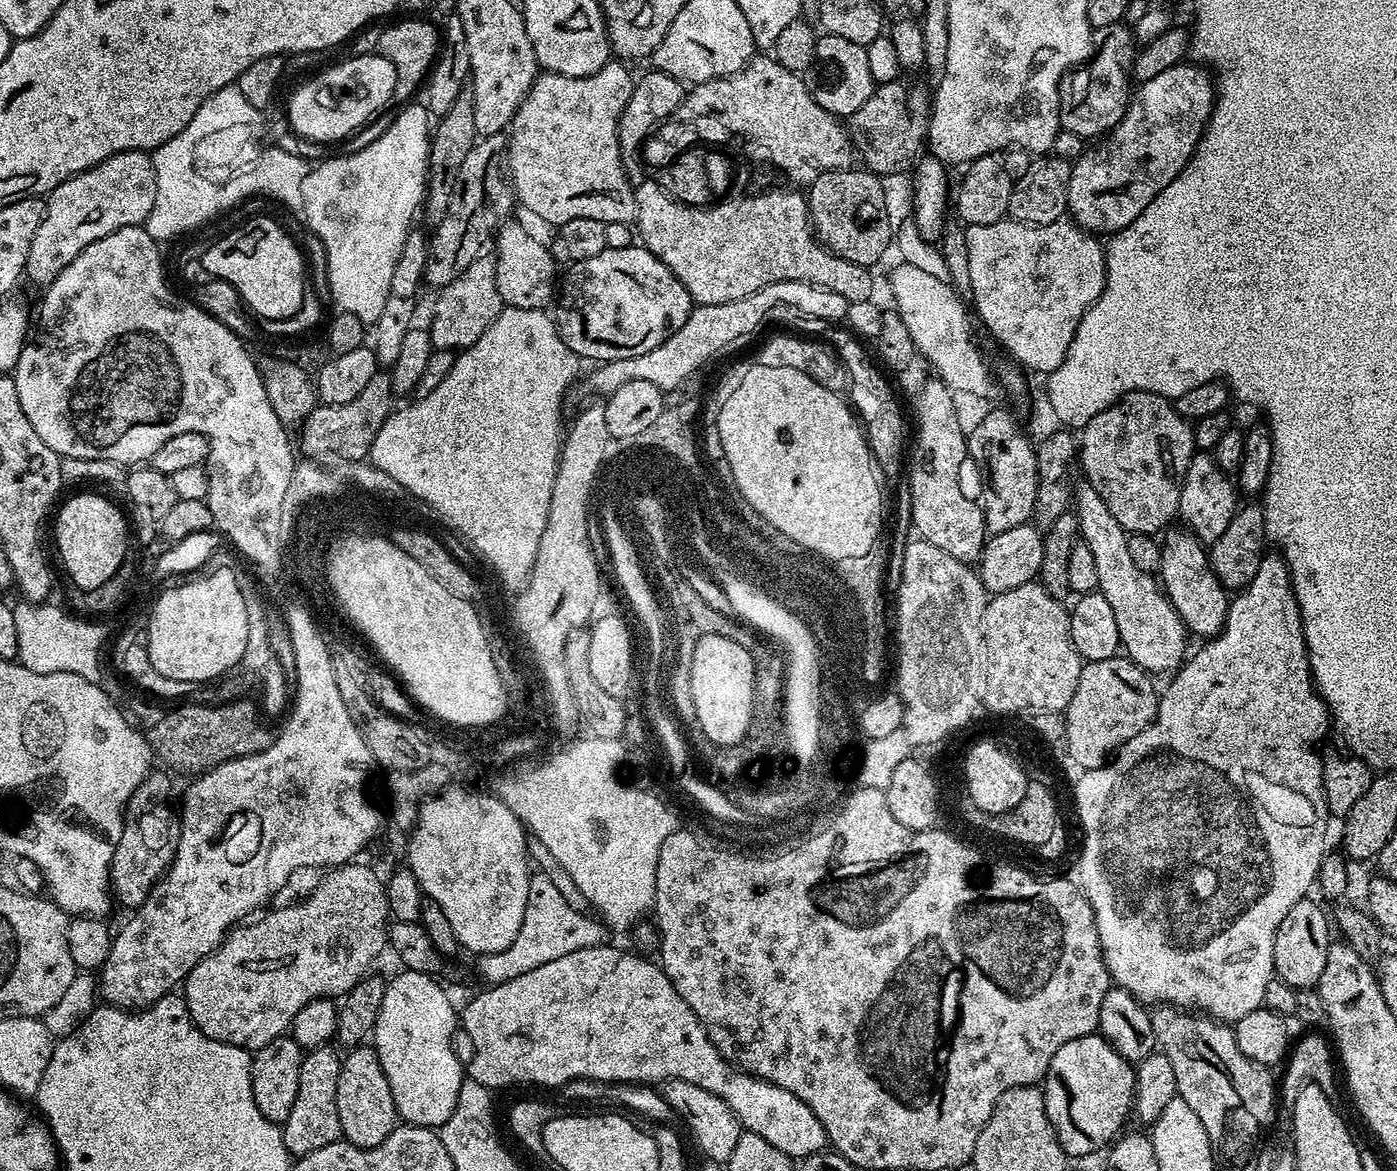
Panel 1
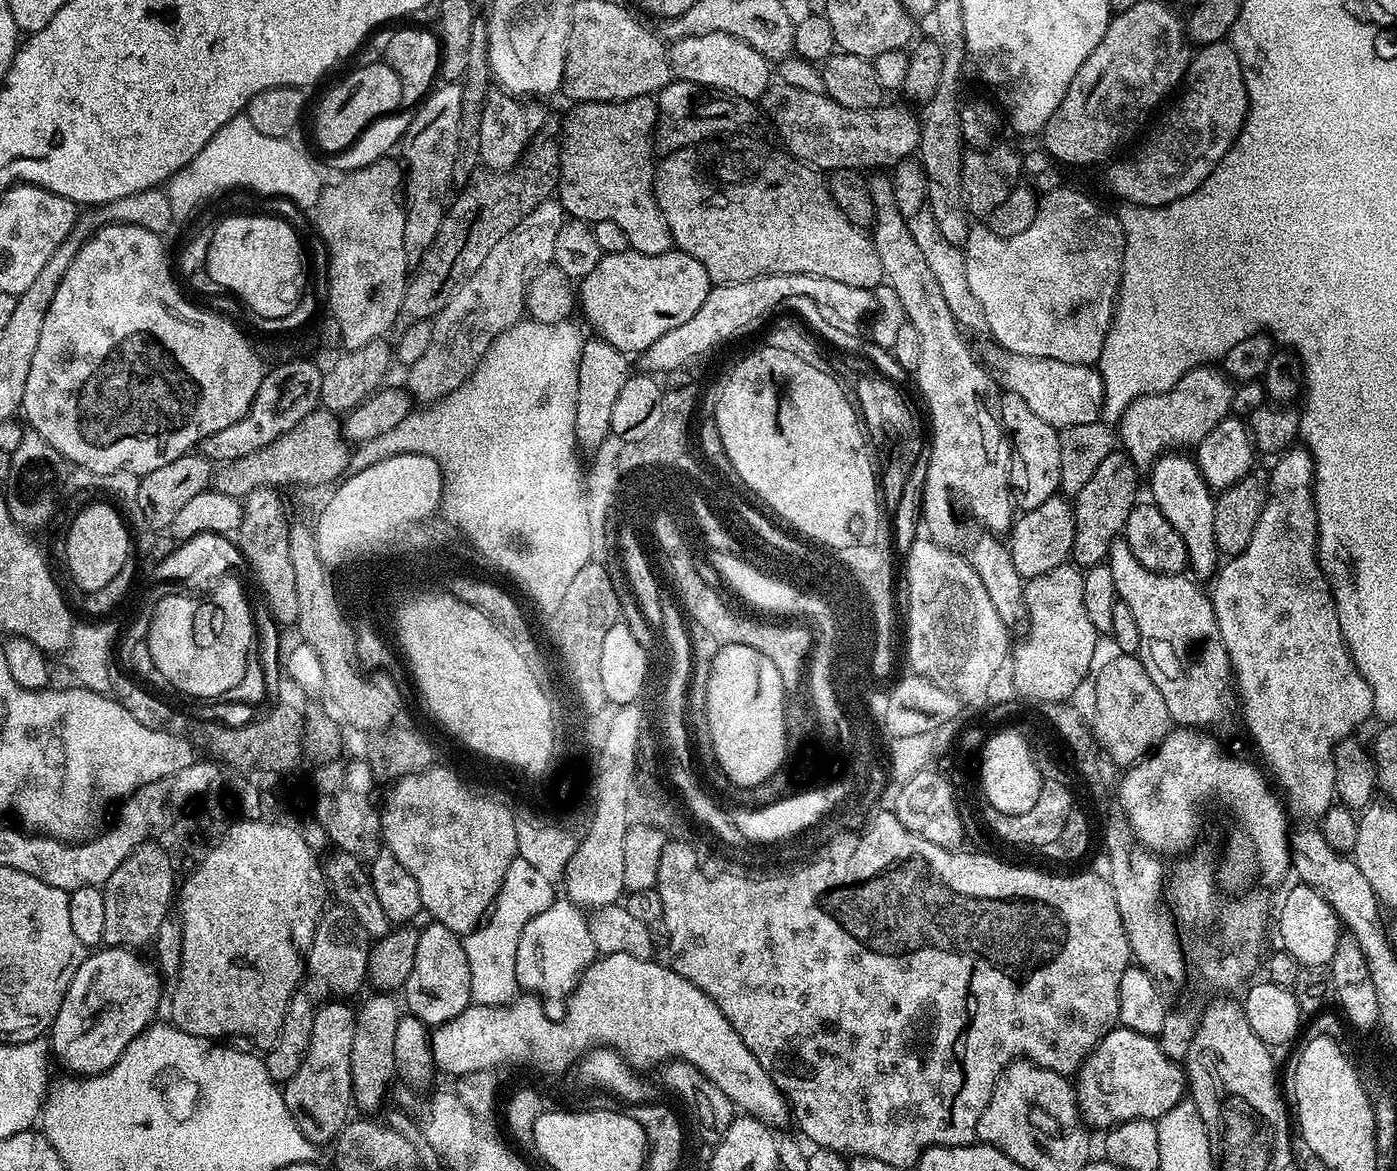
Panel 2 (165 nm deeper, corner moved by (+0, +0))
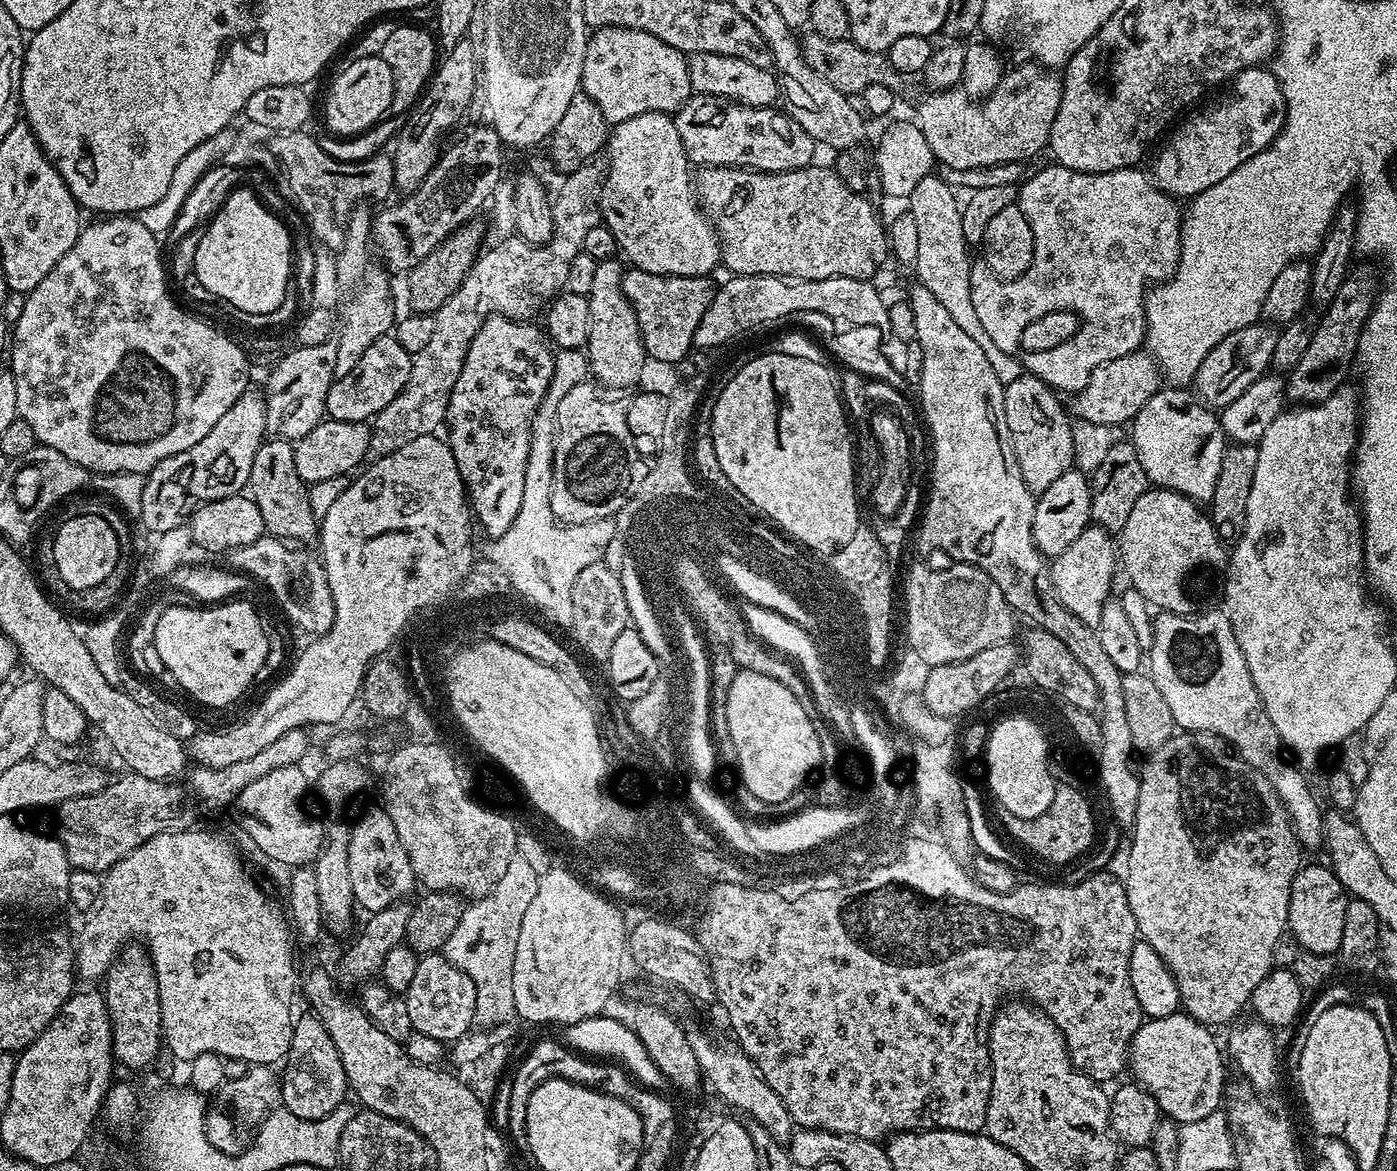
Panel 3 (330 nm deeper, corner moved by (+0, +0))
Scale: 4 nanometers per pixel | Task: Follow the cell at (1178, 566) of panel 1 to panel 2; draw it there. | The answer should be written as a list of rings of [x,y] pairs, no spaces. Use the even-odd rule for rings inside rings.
[[[1173,450],[1158,457],[1151,466],[1148,476],[1148,488],[1152,491],[1151,503],[1166,518],[1182,540],[1188,555],[1188,568],[1191,575],[1211,577],[1218,568],[1218,553],[1214,542],[1214,499],[1213,489],[1202,478],[1195,459],[1191,455]]]

